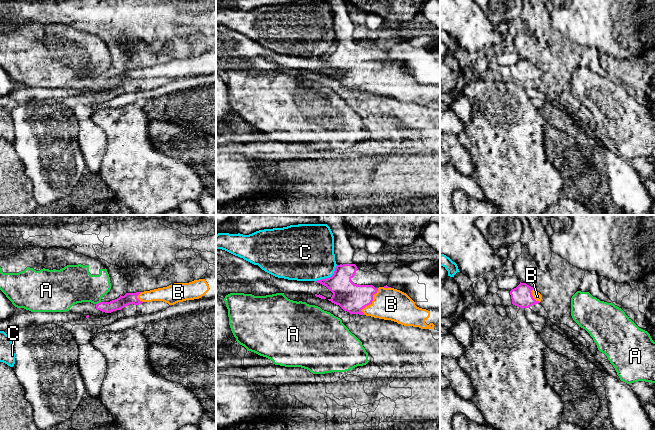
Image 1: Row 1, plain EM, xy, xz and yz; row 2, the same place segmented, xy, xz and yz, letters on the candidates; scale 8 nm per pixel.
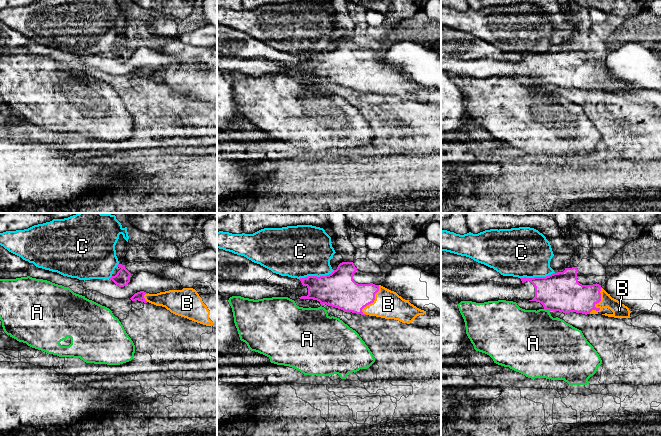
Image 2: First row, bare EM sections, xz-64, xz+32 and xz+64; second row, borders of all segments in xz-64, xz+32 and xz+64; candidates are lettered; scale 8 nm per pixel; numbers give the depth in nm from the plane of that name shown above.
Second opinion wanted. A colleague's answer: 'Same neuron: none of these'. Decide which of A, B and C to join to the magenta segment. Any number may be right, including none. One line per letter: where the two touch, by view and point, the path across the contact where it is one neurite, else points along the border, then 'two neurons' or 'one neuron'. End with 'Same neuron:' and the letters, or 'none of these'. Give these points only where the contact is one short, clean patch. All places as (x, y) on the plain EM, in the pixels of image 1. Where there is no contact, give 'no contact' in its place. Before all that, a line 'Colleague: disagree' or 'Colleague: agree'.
Colleague: disagree
A: contact xy (98, 79); border xy (100, 77), (96, 80); two neurons
B: contact xz (371, 78); way xz (351, 73), (366, 75), (371, 78), (391, 80); one neuron
C: contact xz (329, 53); border xz (337, 41), (330, 52), (315, 57); two neurons
Same neuron: B

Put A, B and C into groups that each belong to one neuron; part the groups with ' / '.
A / B / C

